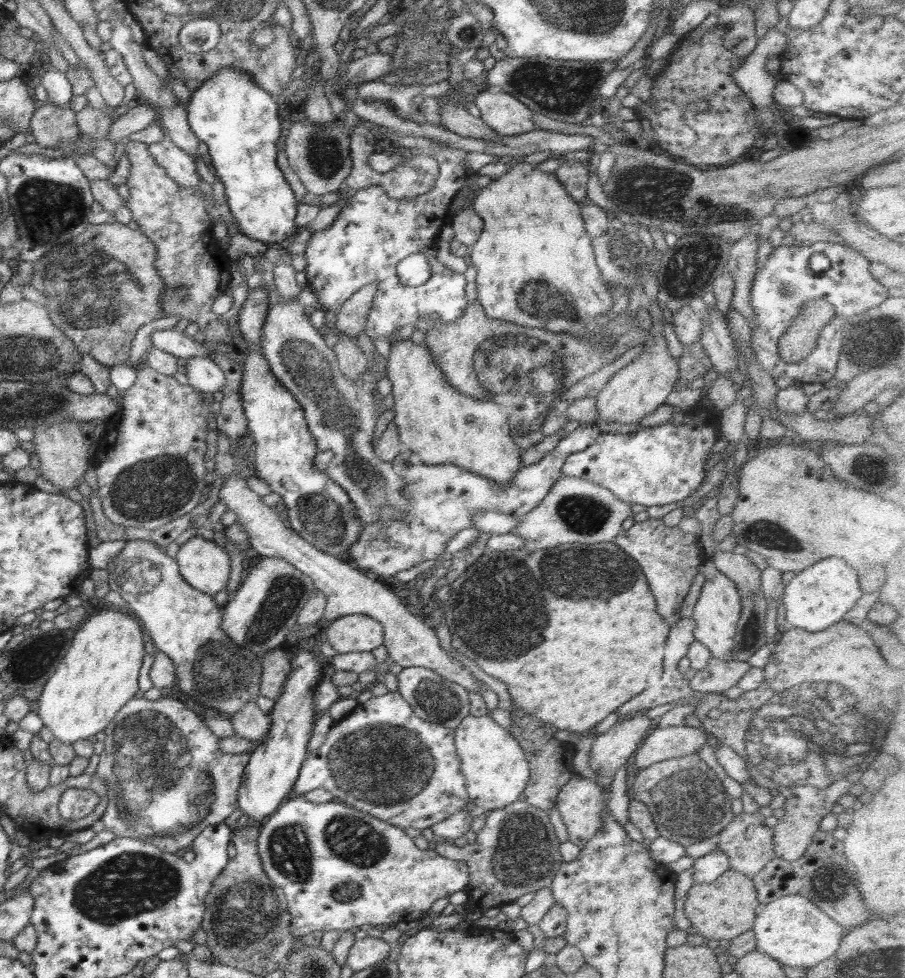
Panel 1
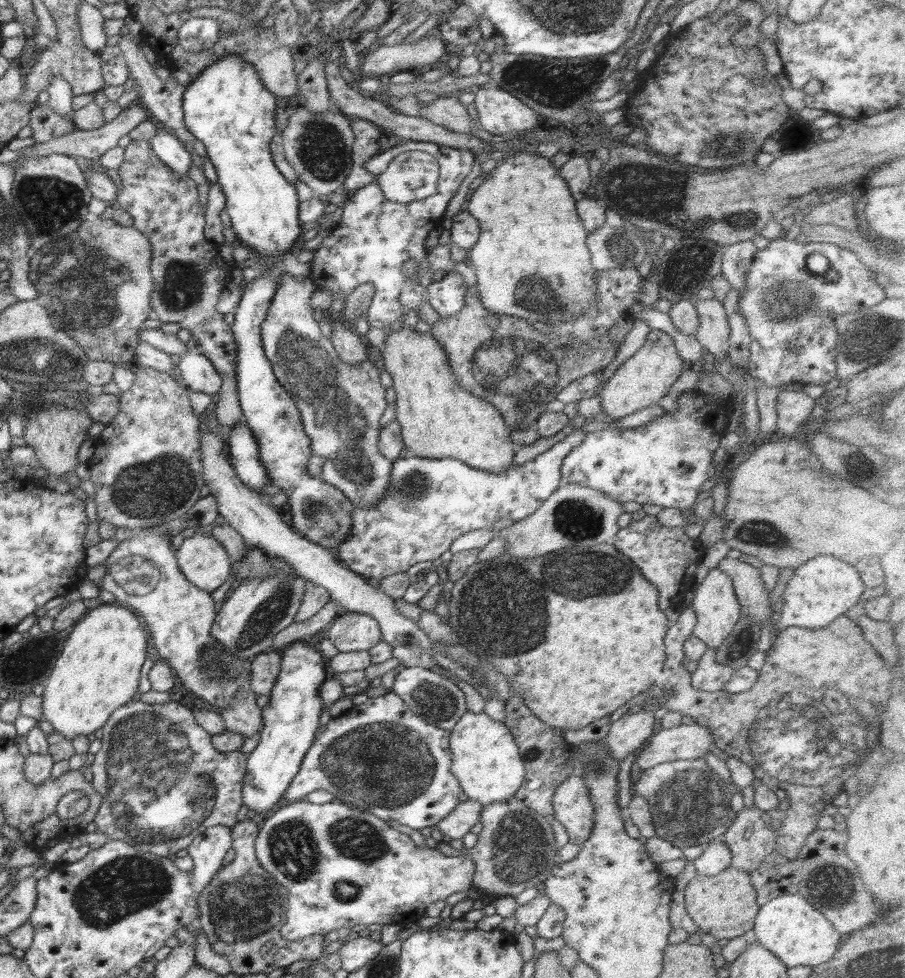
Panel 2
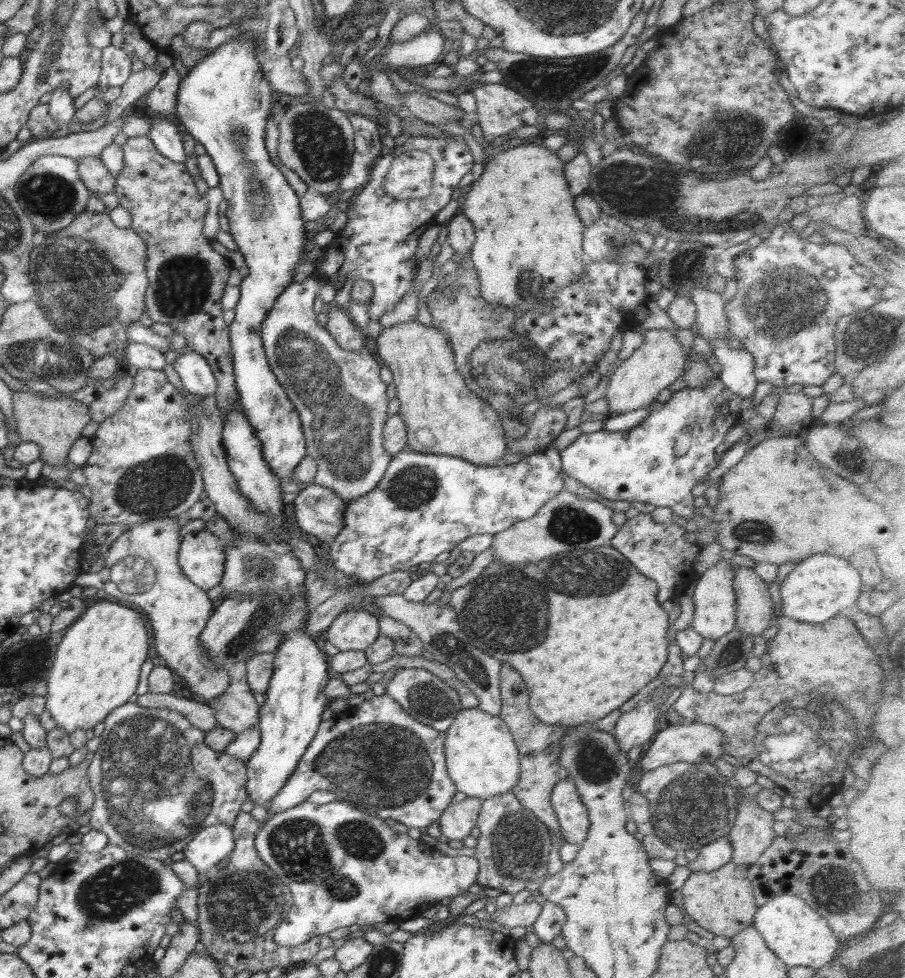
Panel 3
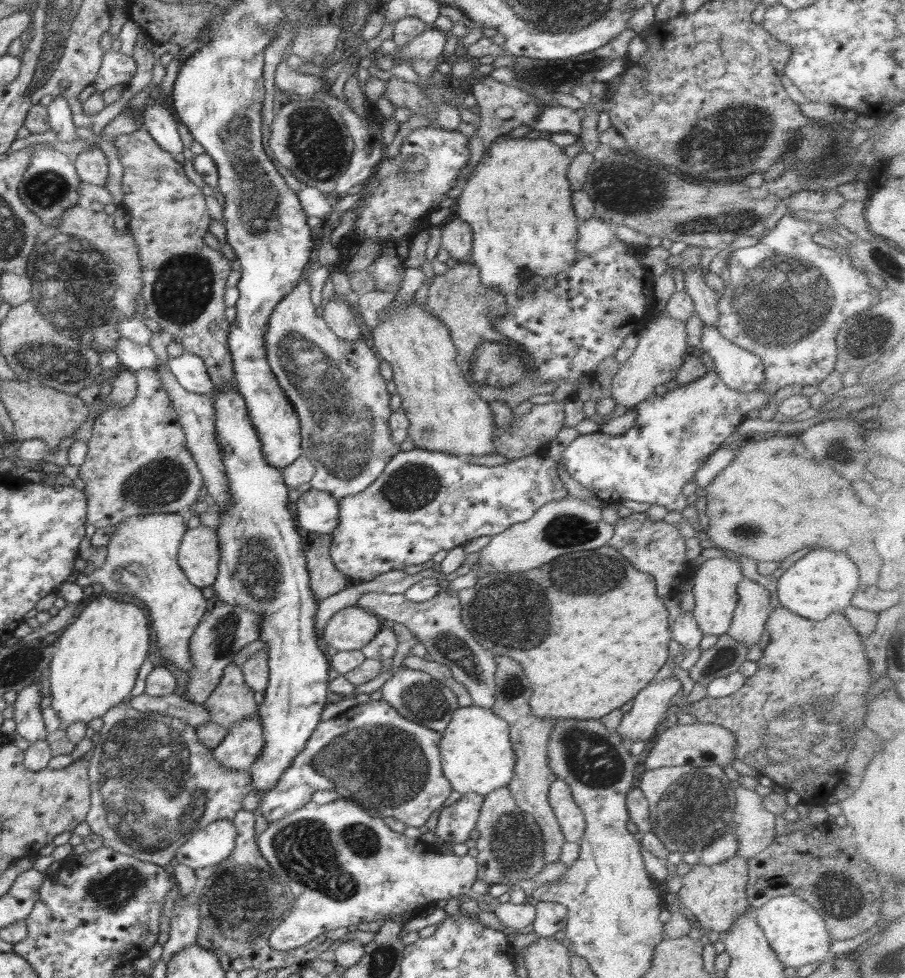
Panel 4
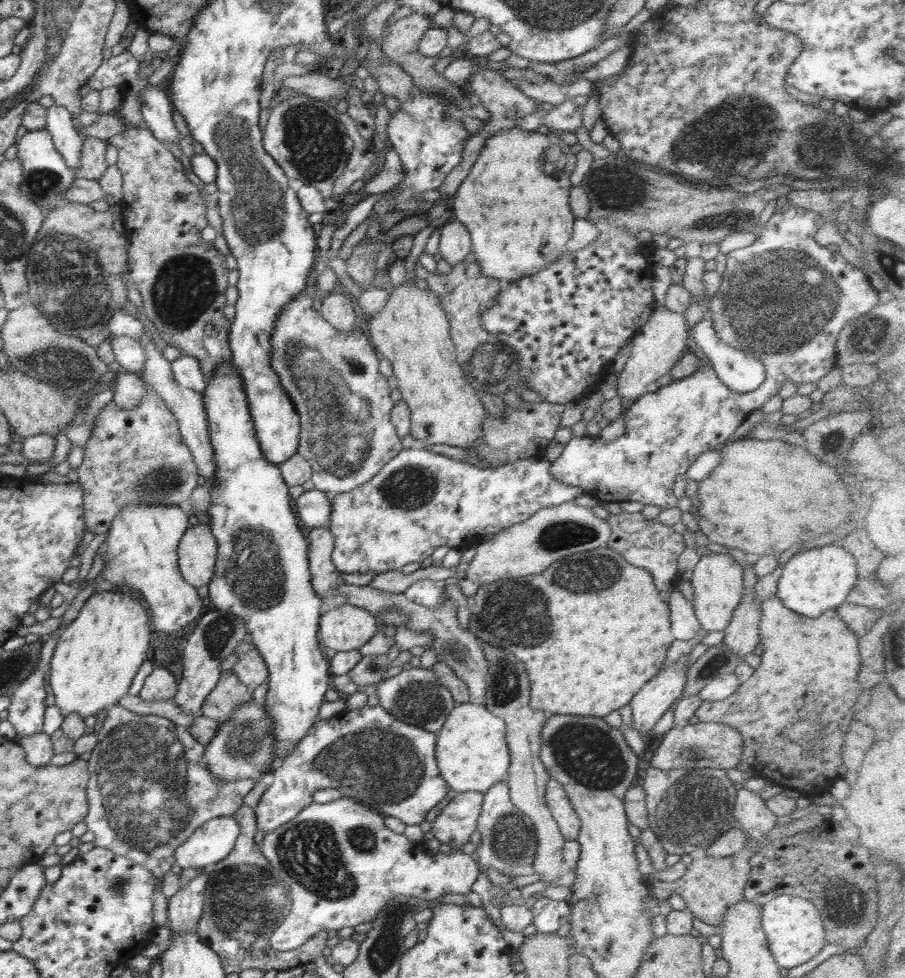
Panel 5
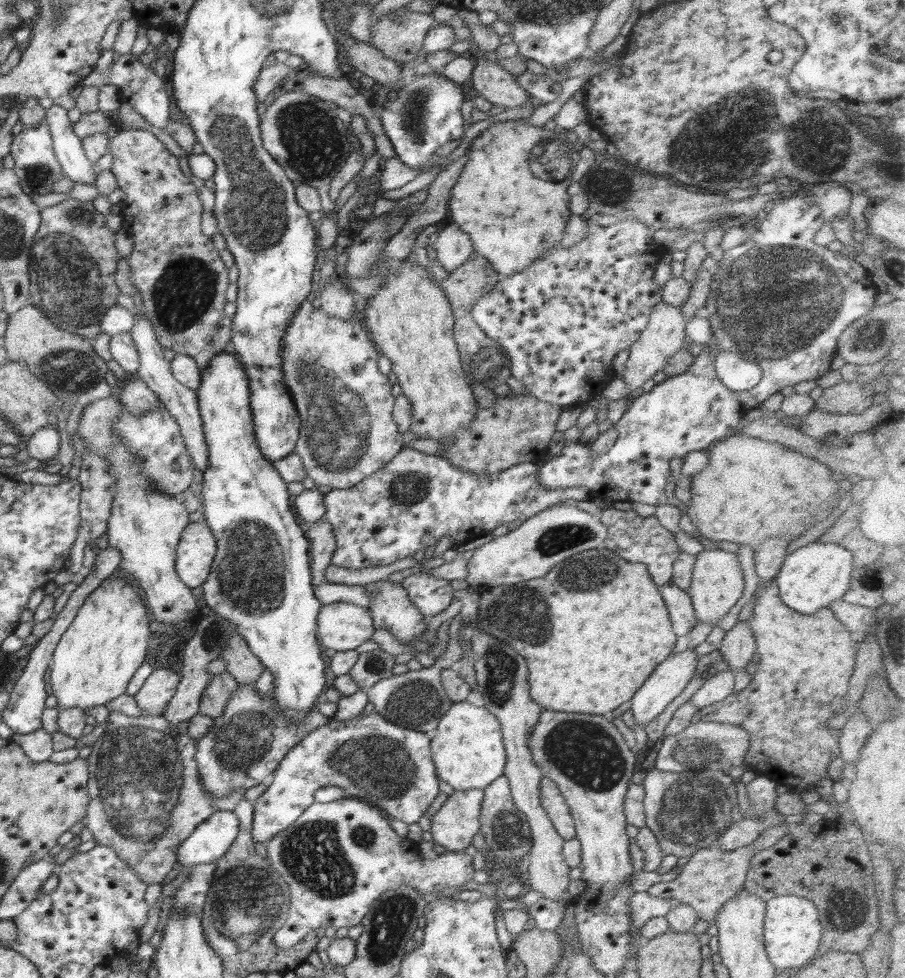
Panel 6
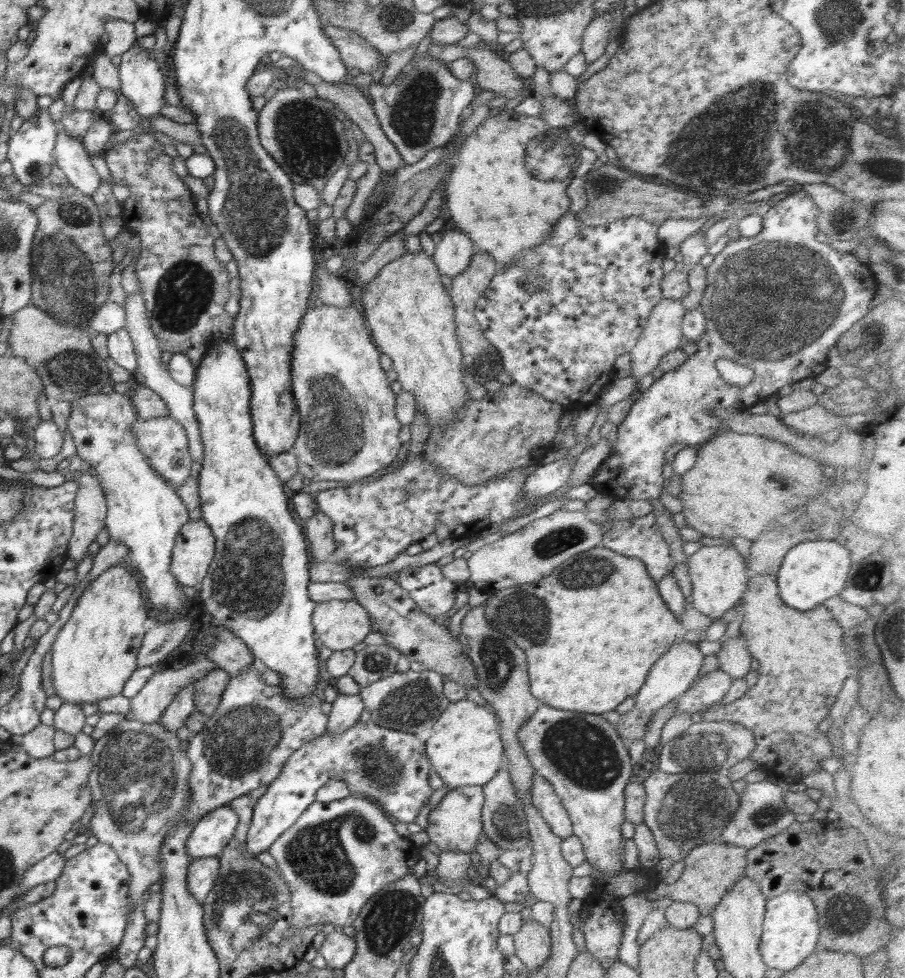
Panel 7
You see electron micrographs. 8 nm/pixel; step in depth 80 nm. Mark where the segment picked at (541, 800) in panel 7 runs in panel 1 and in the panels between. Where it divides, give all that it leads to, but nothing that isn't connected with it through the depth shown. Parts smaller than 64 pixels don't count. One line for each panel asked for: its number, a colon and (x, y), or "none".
1: (581, 802)
2: (572, 806)
3: (572, 815)
4: (570, 818)
5: (563, 813)
6: (550, 797)

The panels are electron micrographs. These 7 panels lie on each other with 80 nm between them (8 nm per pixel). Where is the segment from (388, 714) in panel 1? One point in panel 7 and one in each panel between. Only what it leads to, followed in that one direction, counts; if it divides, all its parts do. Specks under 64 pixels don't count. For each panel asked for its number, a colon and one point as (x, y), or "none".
2: (380, 756)
3: (375, 755)
4: (390, 766)
5: (390, 766)
6: (389, 766)
7: (388, 766)

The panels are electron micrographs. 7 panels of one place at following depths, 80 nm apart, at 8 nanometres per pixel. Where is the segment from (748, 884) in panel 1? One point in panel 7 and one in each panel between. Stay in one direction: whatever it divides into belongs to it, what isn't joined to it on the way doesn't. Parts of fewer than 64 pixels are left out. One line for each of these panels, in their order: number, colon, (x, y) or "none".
2: (724, 905)
3: (721, 901)
4: (716, 894)
5: (710, 886)
6: (711, 877)
7: (710, 870)

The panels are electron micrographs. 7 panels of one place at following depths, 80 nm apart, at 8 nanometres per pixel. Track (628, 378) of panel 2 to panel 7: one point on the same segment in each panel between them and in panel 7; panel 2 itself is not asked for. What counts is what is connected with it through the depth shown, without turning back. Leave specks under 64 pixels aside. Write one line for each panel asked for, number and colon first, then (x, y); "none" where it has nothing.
3: (660, 360)
4: (662, 348)
5: (664, 338)
6: (665, 335)
7: (662, 334)

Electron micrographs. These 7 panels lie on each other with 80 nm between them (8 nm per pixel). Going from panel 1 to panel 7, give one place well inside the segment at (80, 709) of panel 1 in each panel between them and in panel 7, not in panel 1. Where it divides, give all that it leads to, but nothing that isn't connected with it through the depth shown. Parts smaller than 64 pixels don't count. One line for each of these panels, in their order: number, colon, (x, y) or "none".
2: (97, 671)
3: (96, 668)
4: (95, 665)
5: (93, 664)
6: (98, 654)
7: (94, 654)

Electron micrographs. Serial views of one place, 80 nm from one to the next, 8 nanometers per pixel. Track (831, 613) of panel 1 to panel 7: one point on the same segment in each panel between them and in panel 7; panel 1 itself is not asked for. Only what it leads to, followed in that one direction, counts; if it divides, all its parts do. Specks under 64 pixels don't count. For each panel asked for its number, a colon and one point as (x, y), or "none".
2: (824, 588)
3: (819, 588)
4: (821, 583)
5: (813, 581)
6: (813, 576)
7: (812, 572)

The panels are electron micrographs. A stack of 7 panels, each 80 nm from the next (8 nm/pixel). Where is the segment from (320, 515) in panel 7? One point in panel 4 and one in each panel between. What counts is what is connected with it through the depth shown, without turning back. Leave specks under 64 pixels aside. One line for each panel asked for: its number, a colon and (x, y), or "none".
4: (325, 580)
5: (324, 576)
6: (320, 535)

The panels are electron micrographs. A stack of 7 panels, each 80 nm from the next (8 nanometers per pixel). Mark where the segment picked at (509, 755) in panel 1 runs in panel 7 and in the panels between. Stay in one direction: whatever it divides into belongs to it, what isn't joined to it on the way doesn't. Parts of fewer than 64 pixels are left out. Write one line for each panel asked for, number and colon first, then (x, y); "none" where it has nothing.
2: (486, 760)
3: (482, 759)
4: (477, 756)
5: (472, 753)
6: (468, 751)
7: (466, 749)

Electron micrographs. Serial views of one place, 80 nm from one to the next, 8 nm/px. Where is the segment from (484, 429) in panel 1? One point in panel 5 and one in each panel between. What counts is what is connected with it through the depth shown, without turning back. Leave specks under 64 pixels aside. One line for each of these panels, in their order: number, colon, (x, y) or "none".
2: (438, 418)
3: (442, 416)
4: (446, 414)
5: (412, 331)

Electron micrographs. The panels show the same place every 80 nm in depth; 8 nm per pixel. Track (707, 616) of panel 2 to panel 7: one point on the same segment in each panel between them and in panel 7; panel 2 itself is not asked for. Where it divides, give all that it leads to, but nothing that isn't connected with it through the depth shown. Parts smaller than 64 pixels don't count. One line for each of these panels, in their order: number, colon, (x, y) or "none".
3: (715, 602)
4: (715, 582)
5: (717, 585)
6: (717, 583)
7: (719, 575)

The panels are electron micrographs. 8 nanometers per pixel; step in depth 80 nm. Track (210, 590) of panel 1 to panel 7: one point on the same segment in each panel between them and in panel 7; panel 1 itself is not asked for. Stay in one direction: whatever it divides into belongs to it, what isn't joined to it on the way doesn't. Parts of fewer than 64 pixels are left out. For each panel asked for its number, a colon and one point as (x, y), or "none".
2: (204, 562)
3: (202, 557)
4: (199, 555)
5: (197, 551)
6: (196, 549)
7: (194, 549)

